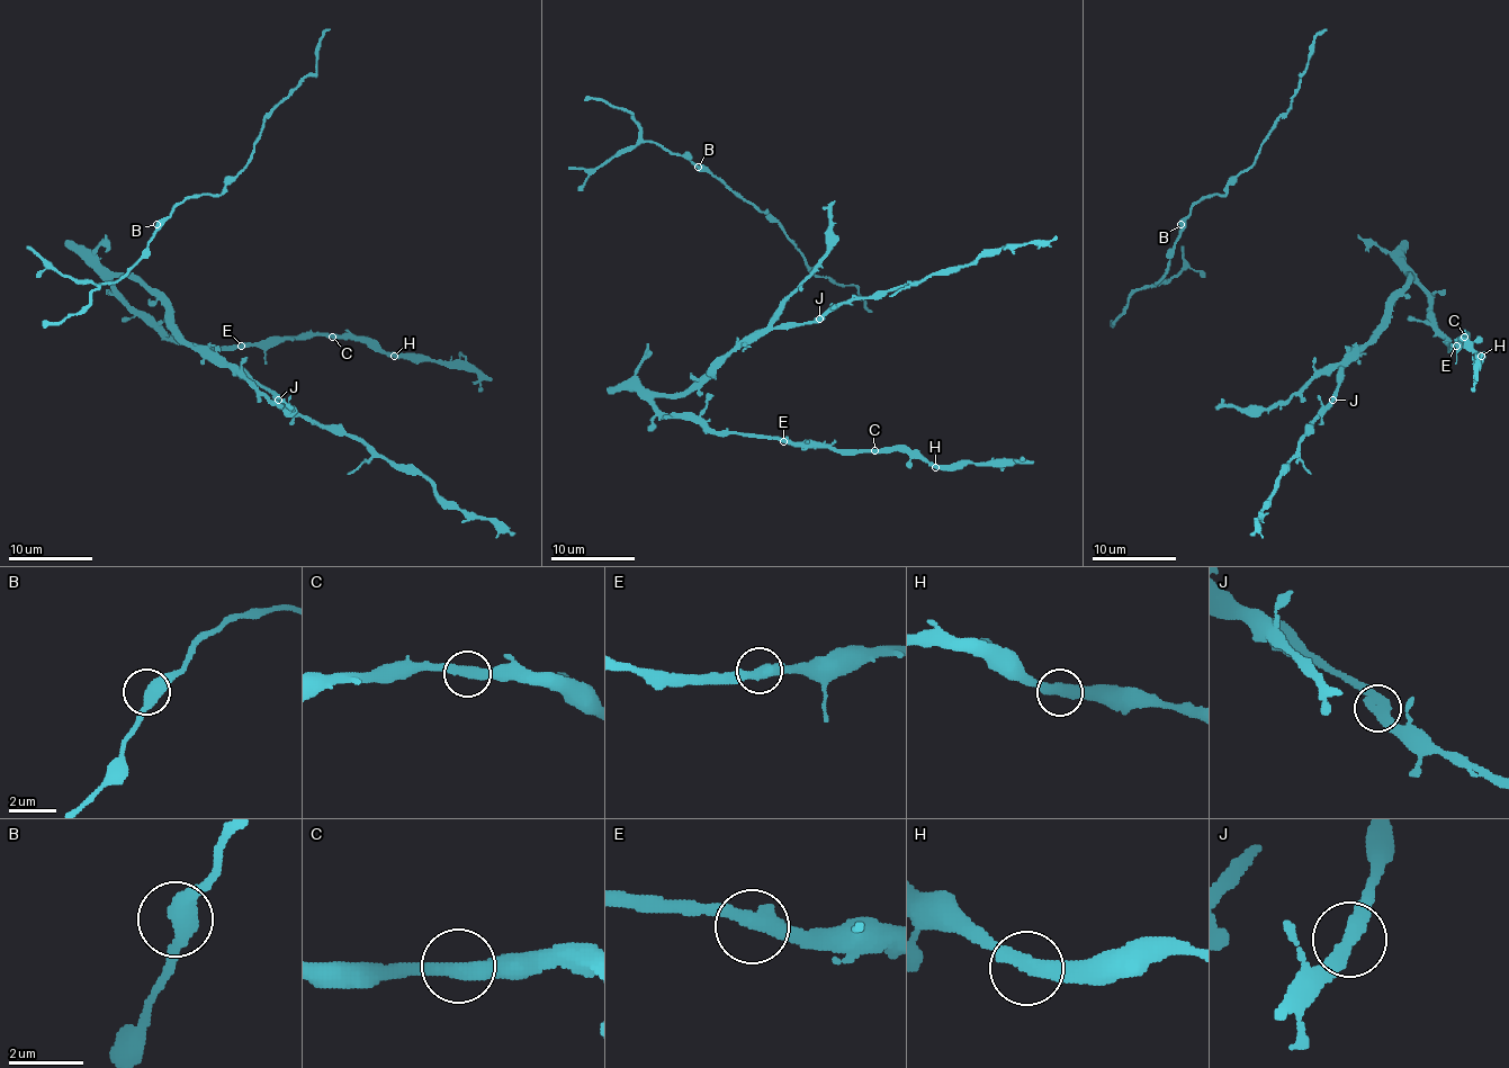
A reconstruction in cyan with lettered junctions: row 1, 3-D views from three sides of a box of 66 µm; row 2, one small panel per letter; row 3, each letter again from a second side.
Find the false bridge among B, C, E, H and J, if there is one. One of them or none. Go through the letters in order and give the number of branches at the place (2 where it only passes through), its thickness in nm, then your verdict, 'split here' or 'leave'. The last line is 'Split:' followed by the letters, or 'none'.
B: 2 | 460 nm | leave
C: 2 | 400 nm | leave
E: 2 | 420 nm | leave
H: 2 | 400 nm | leave
J: 2 | 420 nm | leave
Split: none

